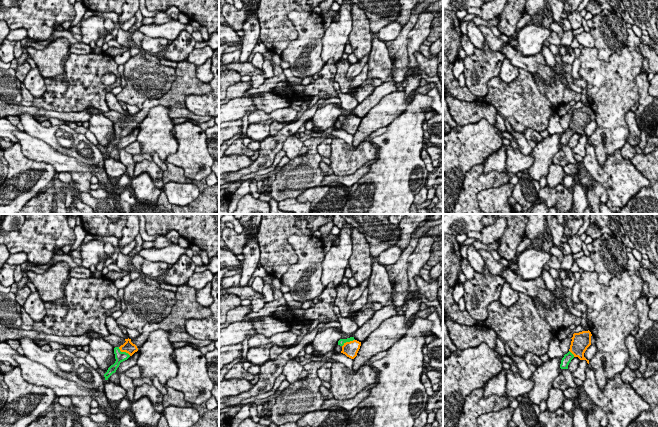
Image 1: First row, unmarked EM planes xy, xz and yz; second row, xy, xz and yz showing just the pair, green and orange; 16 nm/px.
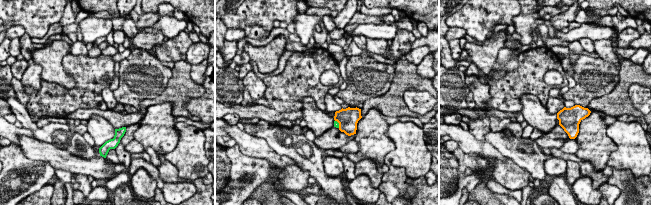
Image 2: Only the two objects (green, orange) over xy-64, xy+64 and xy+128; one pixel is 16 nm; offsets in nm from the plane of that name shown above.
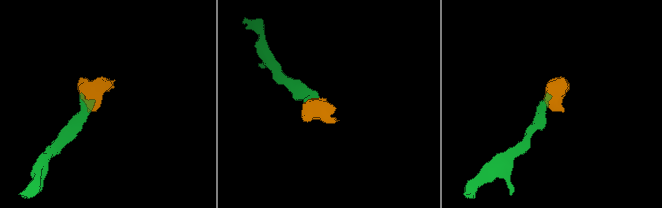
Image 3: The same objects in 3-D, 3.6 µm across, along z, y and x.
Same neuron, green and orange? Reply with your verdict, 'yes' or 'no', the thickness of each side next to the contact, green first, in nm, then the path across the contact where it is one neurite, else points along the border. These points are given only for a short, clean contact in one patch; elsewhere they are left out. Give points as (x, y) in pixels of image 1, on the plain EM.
yes | 160/190 nm | across xy (120, 132), (124, 128), (128, 123)

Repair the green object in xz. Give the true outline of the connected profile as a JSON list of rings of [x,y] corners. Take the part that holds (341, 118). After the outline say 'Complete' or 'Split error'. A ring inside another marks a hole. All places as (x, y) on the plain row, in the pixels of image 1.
[[[350,113],[347,115],[340,115],[338,117],[338,121],[342,123],[341,129],[351,135],[354,135],[360,125],[361,118],[355,116],[354,113]]]. Split error

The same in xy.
[[[125,115],[125,119],[121,121],[120,123],[114,124],[114,130],[115,130],[115,139],[111,141],[107,148],[104,150],[105,156],[108,156],[108,154],[116,148],[117,144],[119,143],[120,139],[127,136],[130,132],[132,132],[135,128],[138,127],[138,124],[135,120],[131,118],[131,115]]]. Split error

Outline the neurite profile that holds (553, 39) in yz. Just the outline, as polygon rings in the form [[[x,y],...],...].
[[[552,31],[551,35],[543,42],[543,45],[547,47],[550,45],[560,46],[560,44],[561,38],[554,31]]]

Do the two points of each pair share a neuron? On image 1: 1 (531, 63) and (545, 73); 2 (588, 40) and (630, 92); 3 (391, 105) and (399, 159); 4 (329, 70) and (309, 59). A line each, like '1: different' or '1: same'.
1: same
2: different
3: different
4: different

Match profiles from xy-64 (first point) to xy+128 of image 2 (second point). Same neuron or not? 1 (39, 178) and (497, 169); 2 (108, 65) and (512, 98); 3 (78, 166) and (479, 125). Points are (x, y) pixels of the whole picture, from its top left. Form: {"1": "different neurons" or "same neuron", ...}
{"1": "different neurons", "2": "same neuron", "3": "different neurons"}

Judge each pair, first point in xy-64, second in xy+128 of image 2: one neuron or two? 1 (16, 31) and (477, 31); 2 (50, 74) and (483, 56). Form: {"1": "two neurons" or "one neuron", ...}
{"1": "two neurons", "2": "one neuron"}

